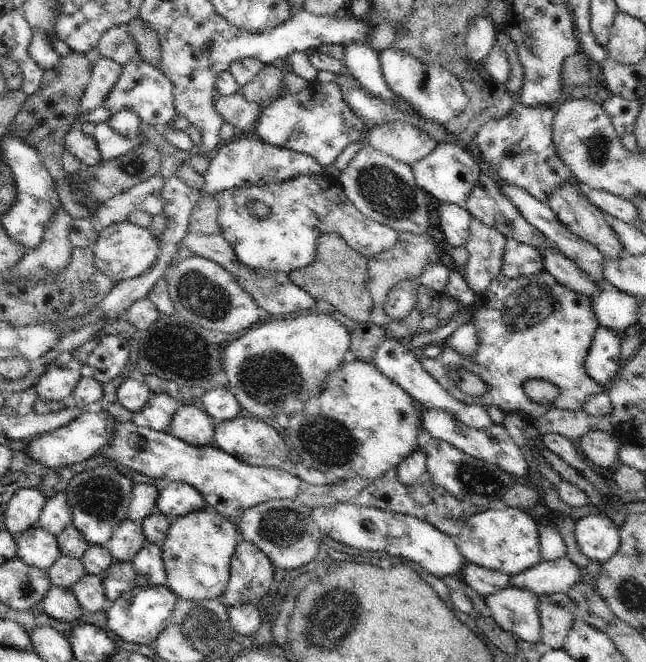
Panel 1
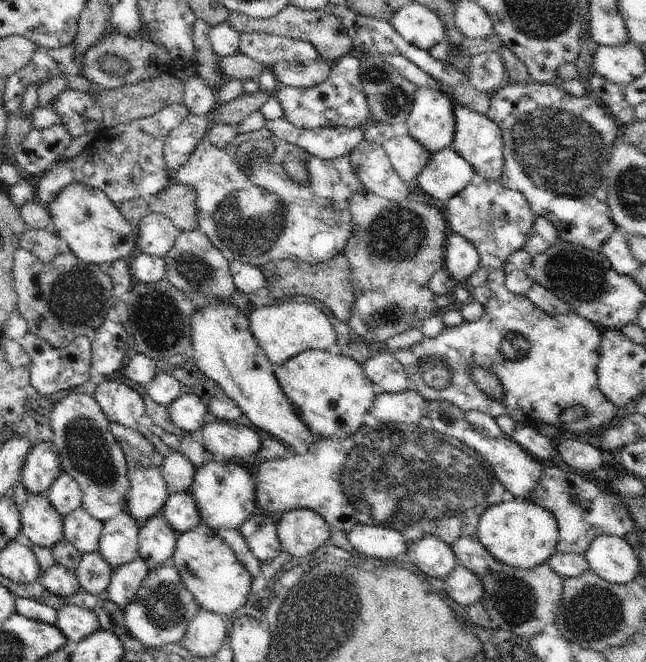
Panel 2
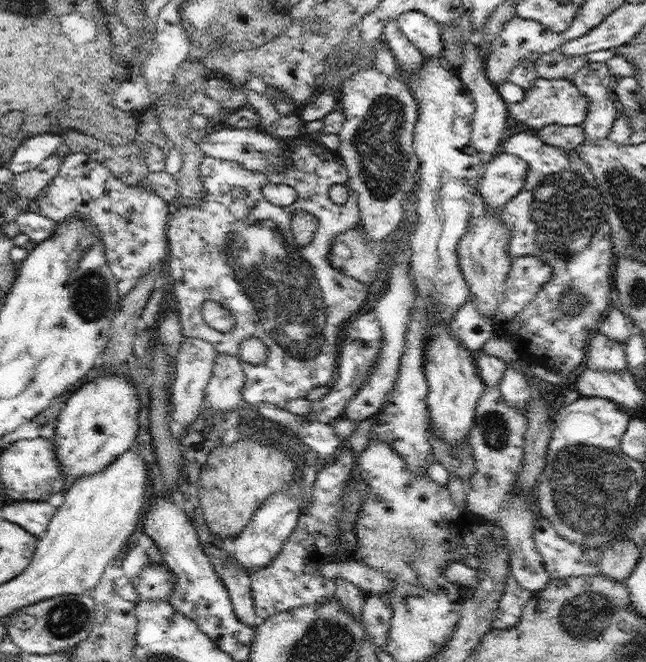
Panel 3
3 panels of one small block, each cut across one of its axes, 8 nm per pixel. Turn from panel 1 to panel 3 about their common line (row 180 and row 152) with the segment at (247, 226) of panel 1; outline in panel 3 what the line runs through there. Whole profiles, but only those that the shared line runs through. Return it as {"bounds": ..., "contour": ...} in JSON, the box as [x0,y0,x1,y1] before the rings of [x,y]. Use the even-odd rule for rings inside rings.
{"bounds":[165,131,368,409],"contour":[[[302,131],[298,136],[276,138],[293,163],[271,173],[249,171],[240,163],[205,155],[199,175],[204,181],[206,198],[195,204],[172,208],[165,230],[169,242],[166,262],[172,276],[170,282],[174,283],[182,334],[186,338],[202,338],[210,342],[218,355],[238,356],[240,343],[252,337],[266,345],[268,356],[264,362],[252,364],[241,360],[245,374],[241,393],[254,408],[267,402],[284,409],[289,400],[306,399],[306,395],[317,386],[331,384],[338,368],[340,335],[344,325],[360,311],[368,295],[368,285],[339,272],[332,266],[329,257],[335,236],[354,228],[361,220],[357,192],[351,189],[343,205],[330,199],[328,190],[333,184],[349,184],[347,168],[338,150],[327,149],[318,143],[309,145],[309,135],[312,132]],[[267,184],[292,186],[297,192],[296,202],[290,206],[276,206],[268,202],[263,195]],[[297,210],[305,210],[319,220],[308,244],[298,244],[291,229],[292,215]],[[206,300],[214,300],[232,312],[236,319],[232,330],[220,332],[205,325],[201,313]]]}

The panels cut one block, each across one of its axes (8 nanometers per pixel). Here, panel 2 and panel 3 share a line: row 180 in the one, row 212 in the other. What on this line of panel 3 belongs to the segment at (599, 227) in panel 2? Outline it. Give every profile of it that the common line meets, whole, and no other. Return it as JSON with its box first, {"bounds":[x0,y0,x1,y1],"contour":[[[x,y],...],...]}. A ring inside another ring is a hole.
{"bounds":[495,130,618,374],"contour":[[[532,130],[511,134],[501,143],[500,152],[522,157],[529,166],[525,186],[499,212],[499,219],[507,224],[512,233],[507,248],[509,254],[512,257],[540,257],[552,267],[552,277],[522,313],[496,326],[495,335],[514,344],[520,358],[524,360],[528,358],[527,362],[530,364],[544,366],[558,374],[577,372],[585,363],[586,350],[592,334],[599,330],[601,321],[612,306],[610,299],[610,291],[614,289],[612,266],[618,258],[612,250],[607,200],[599,190],[598,181],[588,163],[582,160],[576,150],[564,151],[562,148],[546,145]],[[568,290],[582,295],[586,300],[586,305],[582,305],[578,313],[570,314],[562,311],[562,300]]]}

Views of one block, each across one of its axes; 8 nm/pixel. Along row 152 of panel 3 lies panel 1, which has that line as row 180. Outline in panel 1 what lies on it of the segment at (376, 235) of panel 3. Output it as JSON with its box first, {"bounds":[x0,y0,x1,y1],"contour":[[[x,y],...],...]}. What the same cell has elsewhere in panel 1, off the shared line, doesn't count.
{"bounds":[339,147,430,234],"contour":[[[363,147],[351,162],[343,168],[339,176],[340,184],[350,202],[364,216],[377,220],[380,224],[395,228],[398,232],[408,231],[422,234],[428,228],[430,220],[430,197],[419,184],[416,184],[413,167],[396,160],[390,155],[372,148]]]}

